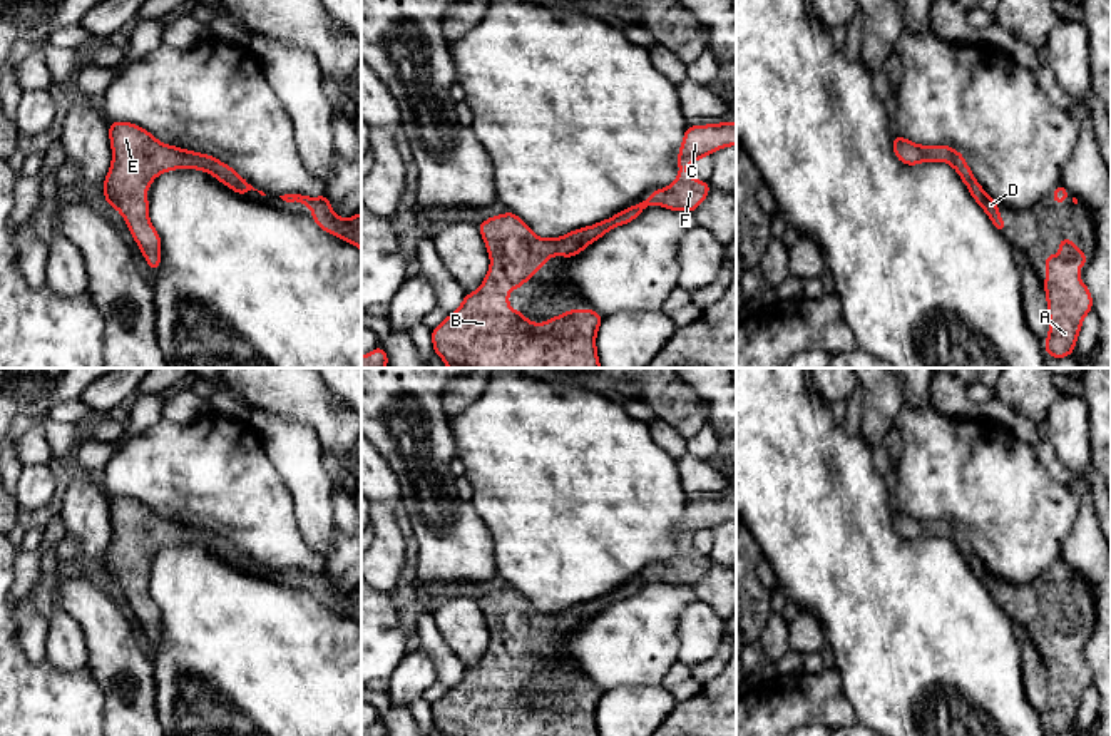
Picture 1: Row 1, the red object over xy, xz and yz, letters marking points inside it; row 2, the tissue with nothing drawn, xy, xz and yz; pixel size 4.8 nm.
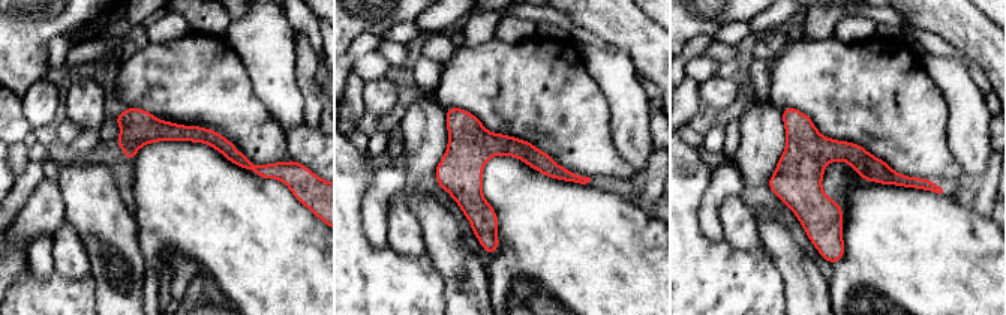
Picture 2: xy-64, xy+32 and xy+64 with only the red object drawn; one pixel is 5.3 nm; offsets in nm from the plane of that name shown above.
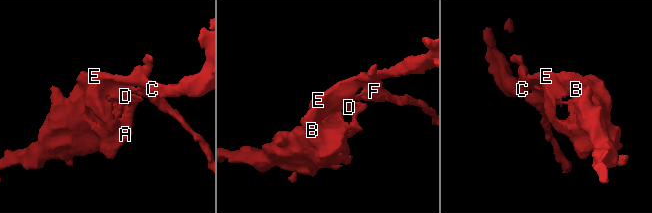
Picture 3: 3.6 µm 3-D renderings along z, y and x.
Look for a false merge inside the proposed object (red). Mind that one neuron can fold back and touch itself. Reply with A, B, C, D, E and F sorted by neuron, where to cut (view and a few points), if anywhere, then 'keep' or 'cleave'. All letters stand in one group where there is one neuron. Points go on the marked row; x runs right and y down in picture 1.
A B C D E F | no cut | keep

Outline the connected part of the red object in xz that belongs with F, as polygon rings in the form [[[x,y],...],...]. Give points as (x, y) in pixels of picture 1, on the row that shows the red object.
[[[735,122],[688,125],[678,152],[679,174],[671,186],[611,219],[556,239],[535,236],[510,211],[480,222],[490,256],[489,273],[455,313],[432,328],[433,351],[448,368],[601,368],[596,335],[604,316],[594,309],[569,309],[547,323],[530,323],[519,309],[509,308],[509,291],[527,283],[550,256],[574,258],[651,204],[694,212],[711,184],[691,177],[686,166],[728,146],[736,146]]]

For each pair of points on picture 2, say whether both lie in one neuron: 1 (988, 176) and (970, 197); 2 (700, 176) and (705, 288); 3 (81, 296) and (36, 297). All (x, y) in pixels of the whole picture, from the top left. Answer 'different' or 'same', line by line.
1: same
2: same
3: same

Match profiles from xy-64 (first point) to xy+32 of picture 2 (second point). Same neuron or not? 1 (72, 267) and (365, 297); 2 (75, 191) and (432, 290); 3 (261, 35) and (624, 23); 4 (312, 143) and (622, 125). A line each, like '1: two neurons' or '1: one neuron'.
1: two neurons
2: two neurons
3: two neurons
4: two neurons

